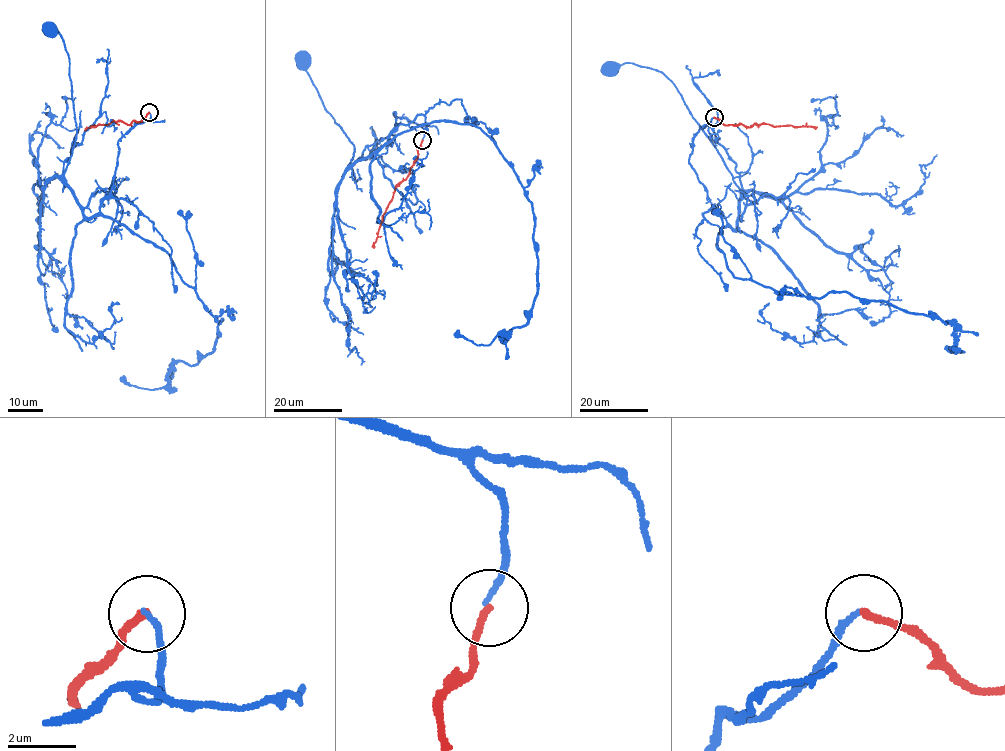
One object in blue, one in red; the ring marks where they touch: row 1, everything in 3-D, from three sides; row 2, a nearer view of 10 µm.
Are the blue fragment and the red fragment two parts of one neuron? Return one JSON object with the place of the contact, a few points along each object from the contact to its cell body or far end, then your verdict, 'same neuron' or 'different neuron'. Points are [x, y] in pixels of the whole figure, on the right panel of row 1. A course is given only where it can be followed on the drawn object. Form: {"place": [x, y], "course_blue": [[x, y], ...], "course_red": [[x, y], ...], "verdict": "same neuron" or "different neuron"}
{"place": [714, 117], "course_blue": [[714, 117], [693, 137], [689, 163], [708, 199], [735, 229], [740, 189], [674, 83], [633, 63], [610, 67]], "course_red": [[714, 117], [723, 124], [751, 127], [762, 123], [817, 127]], "verdict": "different neuron"}

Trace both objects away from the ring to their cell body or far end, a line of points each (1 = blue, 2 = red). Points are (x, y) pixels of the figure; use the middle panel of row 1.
1: (422, 140), (419, 124), (394, 112), (396, 125), (388, 141), (349, 165), (353, 145), (324, 106), (303, 60)
2: (422, 140), (417, 160), (407, 177), (396, 186), (383, 215), (373, 248)

